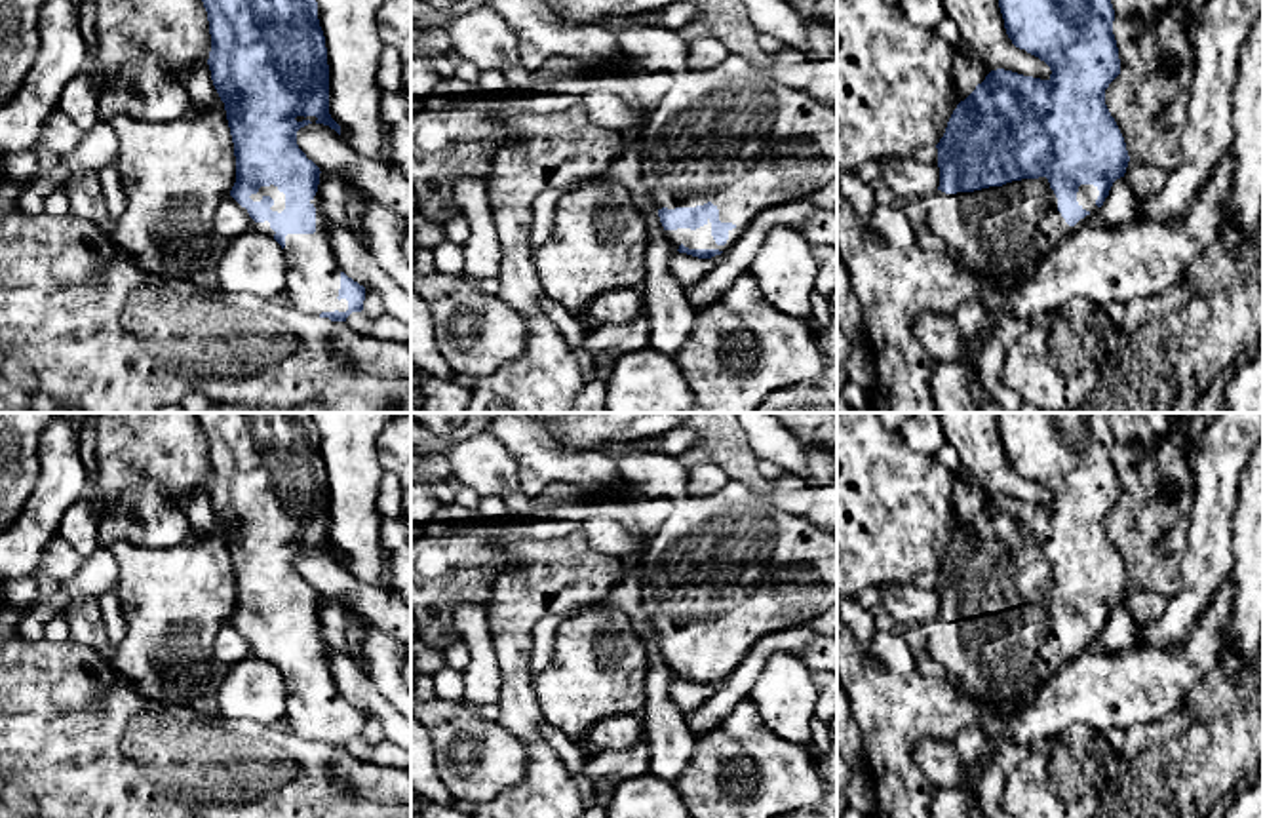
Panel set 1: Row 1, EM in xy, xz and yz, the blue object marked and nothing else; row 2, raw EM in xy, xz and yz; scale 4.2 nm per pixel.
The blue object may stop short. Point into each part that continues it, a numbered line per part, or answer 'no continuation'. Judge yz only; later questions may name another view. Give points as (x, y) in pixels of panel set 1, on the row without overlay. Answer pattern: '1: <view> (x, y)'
1: yz (1001, 659)

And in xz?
1: xz (744, 569)

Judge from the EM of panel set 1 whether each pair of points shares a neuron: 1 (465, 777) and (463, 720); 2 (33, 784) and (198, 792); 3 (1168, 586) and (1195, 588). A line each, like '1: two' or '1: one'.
1: one
2: one
3: two

